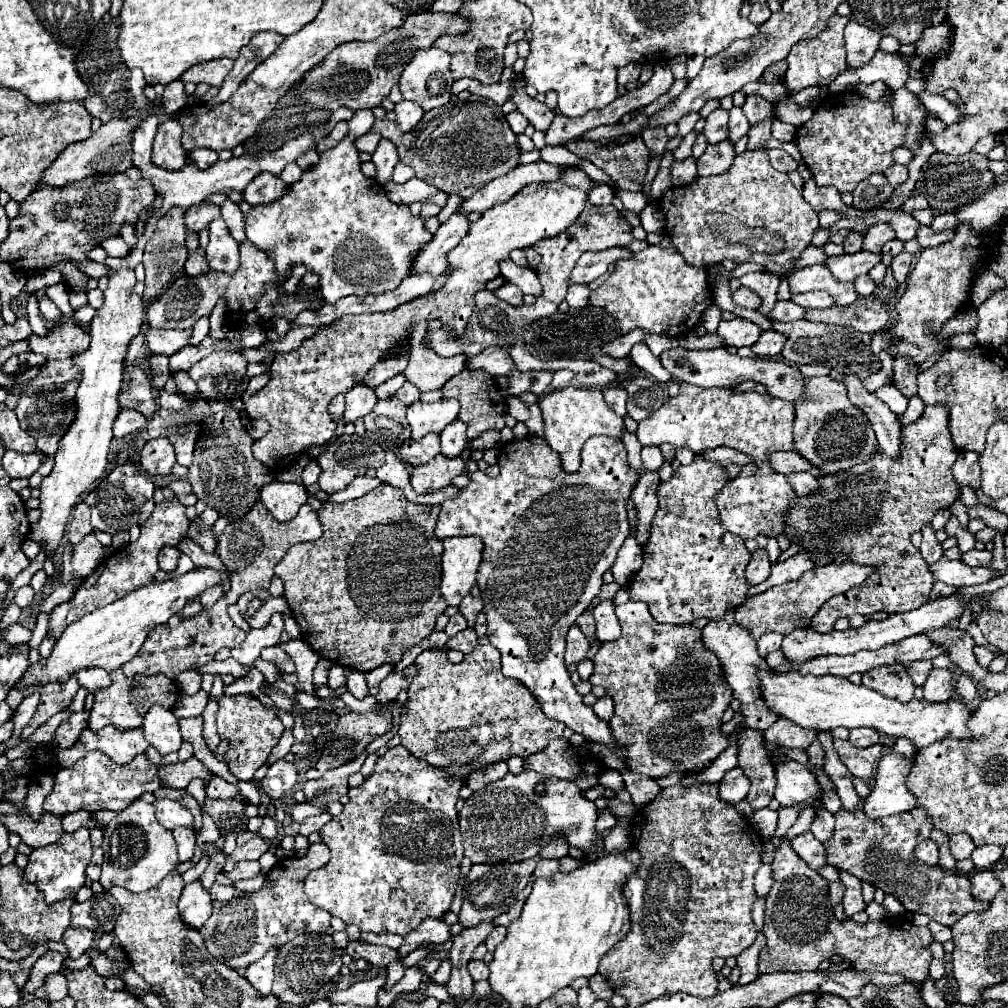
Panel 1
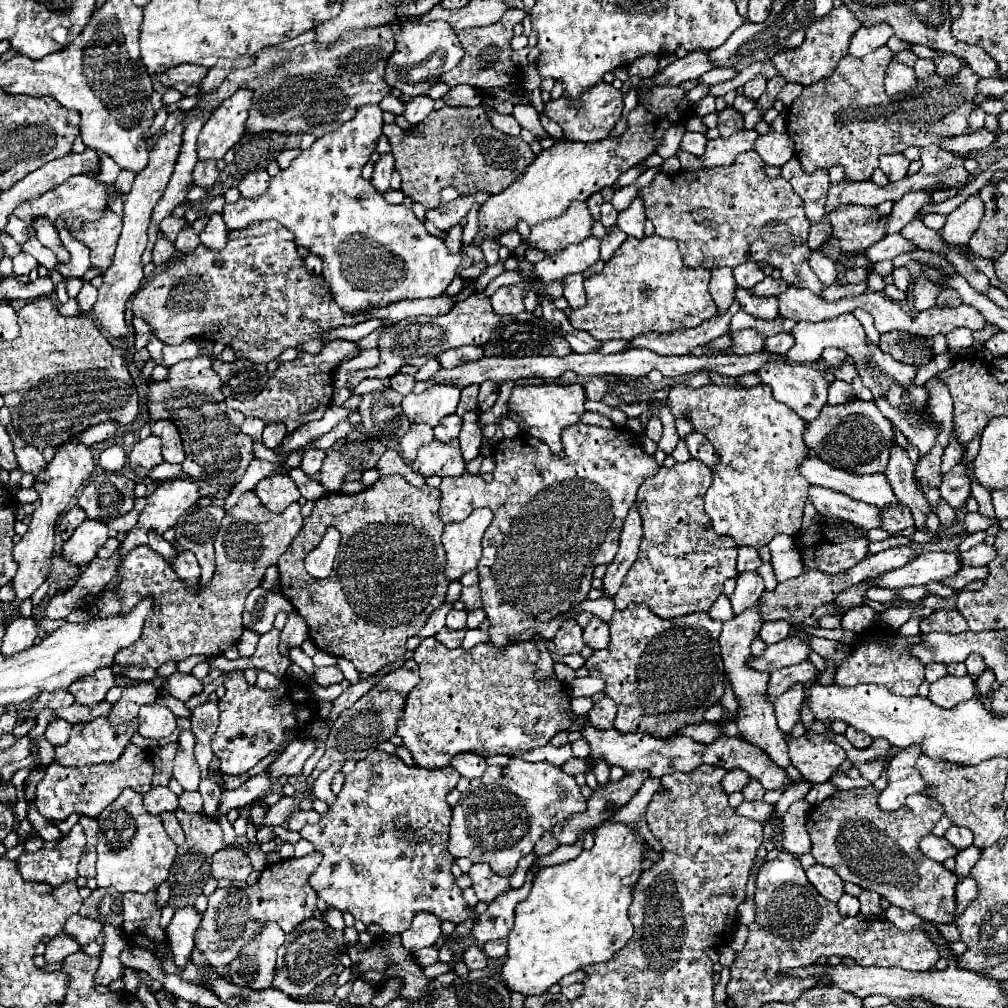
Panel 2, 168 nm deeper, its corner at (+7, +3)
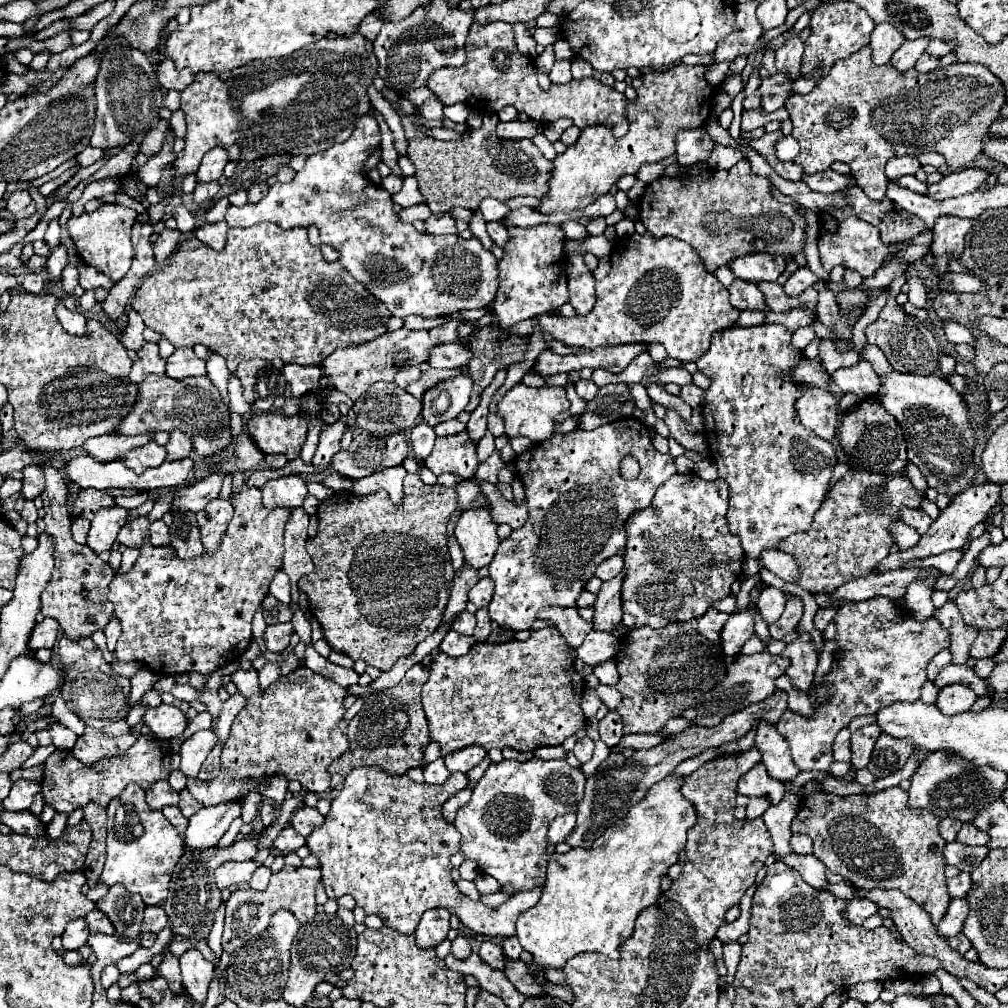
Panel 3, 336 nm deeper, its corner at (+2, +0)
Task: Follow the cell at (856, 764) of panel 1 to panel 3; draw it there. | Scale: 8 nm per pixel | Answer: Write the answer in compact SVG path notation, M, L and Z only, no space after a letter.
M880 734L878 744L874 746L868 770L876 778L890 776L892 772L900 770L906 764L912 750L914 750L914 744L910 744L910 740L894 740L886 734Z

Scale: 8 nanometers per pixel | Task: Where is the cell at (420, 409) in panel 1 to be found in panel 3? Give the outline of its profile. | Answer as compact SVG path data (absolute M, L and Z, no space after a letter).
M456 376L430 388L422 398L422 416L430 426L456 418L470 402L470 376Z

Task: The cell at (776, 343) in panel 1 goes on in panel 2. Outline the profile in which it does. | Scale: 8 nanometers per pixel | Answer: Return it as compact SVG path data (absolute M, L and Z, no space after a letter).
M777 333L777 335L765 339L765 351L785 355L793 347L793 343L795 343L795 339L791 337L791 333Z

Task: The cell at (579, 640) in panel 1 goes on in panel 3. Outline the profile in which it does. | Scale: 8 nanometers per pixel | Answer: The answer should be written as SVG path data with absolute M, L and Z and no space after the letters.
M568 606L568 608L544 608L538 614L538 620L546 620L546 612L556 612L554 614L554 626L562 632L562 636L574 646L578 648L584 640L584 636L592 630L592 624L586 622L580 614L576 606Z

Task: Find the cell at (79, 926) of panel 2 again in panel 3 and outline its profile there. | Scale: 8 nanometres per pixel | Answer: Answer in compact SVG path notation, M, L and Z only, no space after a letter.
M94 910L86 916L88 924L90 924L90 932L96 934L96 932L102 932L102 934L114 934L114 926L110 924L108 916L104 916L104 912L100 910Z

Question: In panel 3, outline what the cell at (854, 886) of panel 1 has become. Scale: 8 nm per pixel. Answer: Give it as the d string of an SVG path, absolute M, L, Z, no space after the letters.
M848 900L848 920L852 924L862 924L868 916L876 914L878 912L878 906L872 904L870 900Z

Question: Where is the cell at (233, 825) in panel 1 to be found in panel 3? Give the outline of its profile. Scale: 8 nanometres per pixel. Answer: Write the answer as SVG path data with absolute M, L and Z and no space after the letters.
M184 788L182 792L180 792L180 810L182 810L182 814L186 816L186 818L190 818L190 816L194 816L200 808L202 808L202 804L198 804L198 800L194 800L192 798L192 794Z

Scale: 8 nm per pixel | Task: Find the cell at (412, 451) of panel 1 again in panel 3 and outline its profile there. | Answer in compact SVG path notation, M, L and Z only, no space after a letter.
M418 422L410 434L410 444L412 444L412 450L418 458L426 458L430 456L432 448L434 448L434 440L436 440L436 434L434 434L434 428L426 422Z

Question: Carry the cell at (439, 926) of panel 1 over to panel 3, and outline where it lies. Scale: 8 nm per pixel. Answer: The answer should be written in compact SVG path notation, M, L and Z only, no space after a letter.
M444 908L426 910L418 928L416 928L416 944L422 948L438 946L450 930L450 912Z

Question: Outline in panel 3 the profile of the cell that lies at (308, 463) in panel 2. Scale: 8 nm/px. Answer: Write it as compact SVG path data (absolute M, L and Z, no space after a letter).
M334 422L330 426L324 426L322 428L322 434L320 434L320 444L318 444L318 450L312 458L312 464L320 470L324 470L332 456L340 450L340 440L344 436L344 428L348 428L346 422Z

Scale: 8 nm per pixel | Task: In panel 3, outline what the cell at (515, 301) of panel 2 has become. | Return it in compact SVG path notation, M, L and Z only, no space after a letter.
M504 224L510 240L504 246L504 256L498 260L498 296L492 304L494 314L504 330L516 326L532 316L554 312L568 298L566 282L566 252L564 252L564 232L558 224L540 224L534 228L520 228L516 224Z

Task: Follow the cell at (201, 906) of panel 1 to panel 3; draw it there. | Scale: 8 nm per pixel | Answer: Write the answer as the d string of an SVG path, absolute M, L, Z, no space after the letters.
M188 950L180 956L180 970L184 988L190 992L194 1002L204 1004L208 986L214 978L214 966L198 950Z

